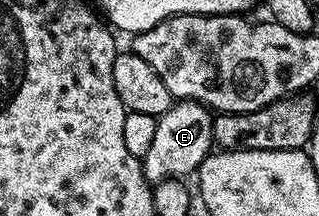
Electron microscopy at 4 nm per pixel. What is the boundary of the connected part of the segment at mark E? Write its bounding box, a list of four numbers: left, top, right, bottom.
[142,99,214,184]

